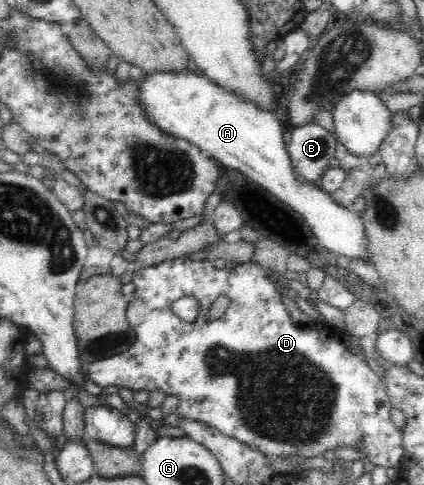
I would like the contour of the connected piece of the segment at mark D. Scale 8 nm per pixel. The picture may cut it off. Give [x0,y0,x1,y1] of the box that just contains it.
[86,256,403,469]

